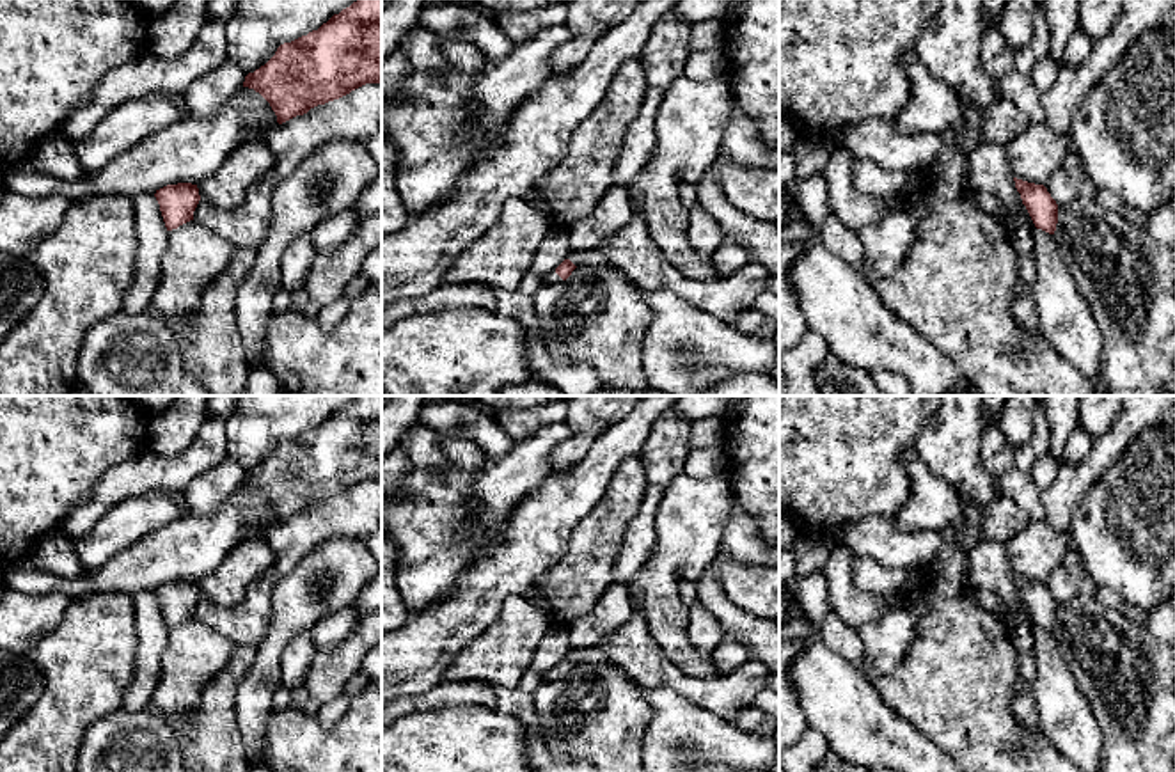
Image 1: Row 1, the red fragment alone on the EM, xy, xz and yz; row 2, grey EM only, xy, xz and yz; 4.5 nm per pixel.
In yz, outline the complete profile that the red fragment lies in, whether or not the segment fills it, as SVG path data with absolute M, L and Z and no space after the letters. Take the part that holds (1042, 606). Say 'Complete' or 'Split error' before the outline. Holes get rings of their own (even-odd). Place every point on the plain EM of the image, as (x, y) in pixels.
Complete. M1013 575L1013 579L1035 625L1054 632L1058 621L1058 602L1047 586L1017 575Z

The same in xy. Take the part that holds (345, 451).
Complete. M359 396L318 428L277 445L275 453L245 474L243 484L259 490L282 522L318 502L339 497L366 481L382 479L382 396Z

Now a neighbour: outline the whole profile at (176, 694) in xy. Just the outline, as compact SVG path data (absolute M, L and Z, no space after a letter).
M195 618L169 628L162 674L146 706L177 733L177 721L197 710L202 685L227 666L234 648Z

